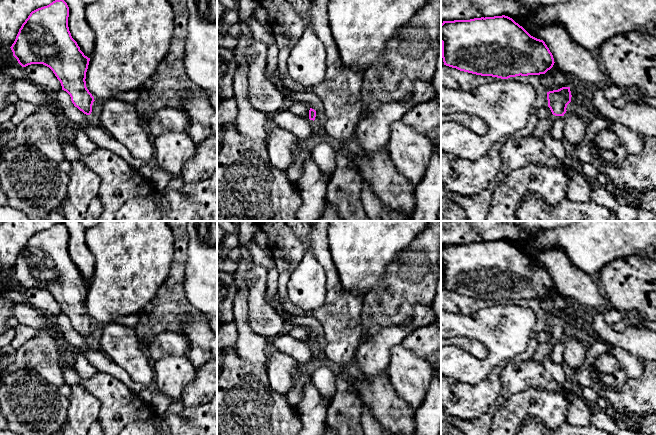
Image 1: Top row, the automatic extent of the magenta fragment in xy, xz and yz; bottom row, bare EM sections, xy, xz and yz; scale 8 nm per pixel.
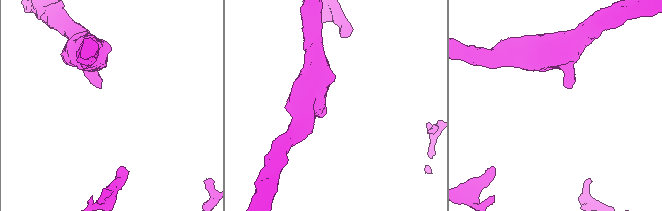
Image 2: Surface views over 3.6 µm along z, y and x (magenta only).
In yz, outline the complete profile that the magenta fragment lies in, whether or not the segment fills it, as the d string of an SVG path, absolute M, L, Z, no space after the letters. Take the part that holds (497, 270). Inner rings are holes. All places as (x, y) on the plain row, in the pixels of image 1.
M505 239L443 245L441 267L444 289L481 300L508 303L520 299L540 299L545 298L555 287L543 264L531 260Z

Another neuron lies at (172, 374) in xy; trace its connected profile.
M187 355L164 356L153 362L154 387L173 401L181 401L183 391L196 375Z

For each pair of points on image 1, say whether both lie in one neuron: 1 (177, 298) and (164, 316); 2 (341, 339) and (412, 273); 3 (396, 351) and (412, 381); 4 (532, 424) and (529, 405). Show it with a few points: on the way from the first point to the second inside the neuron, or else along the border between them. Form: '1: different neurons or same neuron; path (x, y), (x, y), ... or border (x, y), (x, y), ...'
1: same neuron; path (173, 302), (165, 312)
2: different neurons; border (363, 298), (361, 313)
3: same neuron; path (401, 358), (409, 374)
4: different neurons; border (521, 423), (527, 419), (536, 418), (543, 424)

